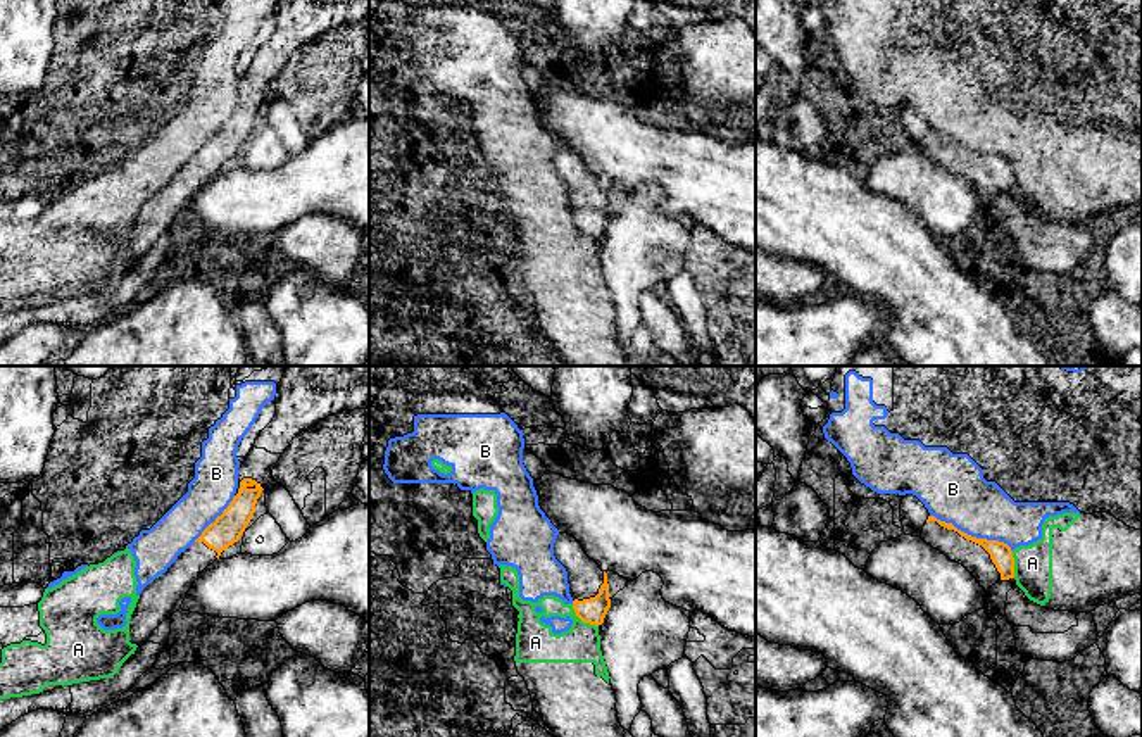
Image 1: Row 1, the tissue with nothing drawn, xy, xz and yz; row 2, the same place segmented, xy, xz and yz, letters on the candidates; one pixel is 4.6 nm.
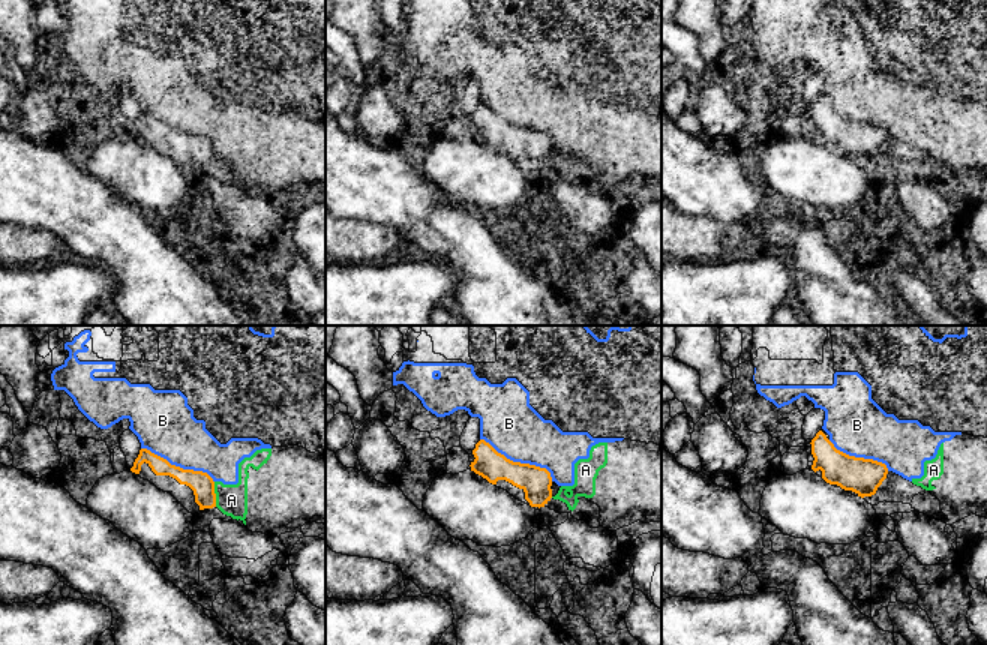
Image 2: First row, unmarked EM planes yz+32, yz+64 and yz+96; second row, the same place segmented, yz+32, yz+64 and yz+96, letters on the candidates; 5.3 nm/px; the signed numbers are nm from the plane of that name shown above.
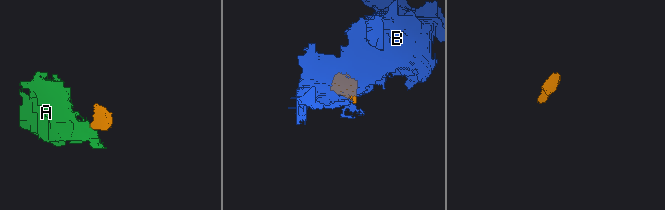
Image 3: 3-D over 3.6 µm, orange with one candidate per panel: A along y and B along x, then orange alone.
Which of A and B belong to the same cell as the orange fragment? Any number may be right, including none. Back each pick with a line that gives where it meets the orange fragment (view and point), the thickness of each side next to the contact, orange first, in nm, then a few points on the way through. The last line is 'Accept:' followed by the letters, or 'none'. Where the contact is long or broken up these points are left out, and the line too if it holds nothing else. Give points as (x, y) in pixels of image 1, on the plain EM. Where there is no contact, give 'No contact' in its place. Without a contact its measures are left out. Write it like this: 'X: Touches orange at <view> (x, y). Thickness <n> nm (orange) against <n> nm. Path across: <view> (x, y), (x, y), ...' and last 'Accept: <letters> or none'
Accept: none

